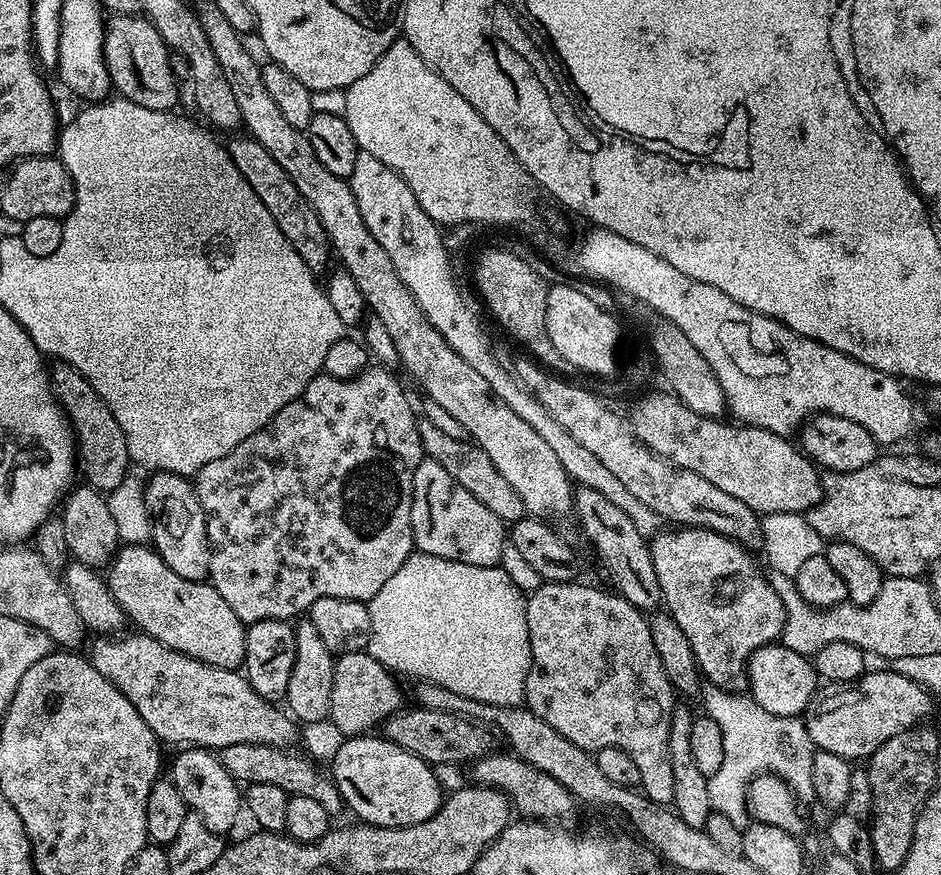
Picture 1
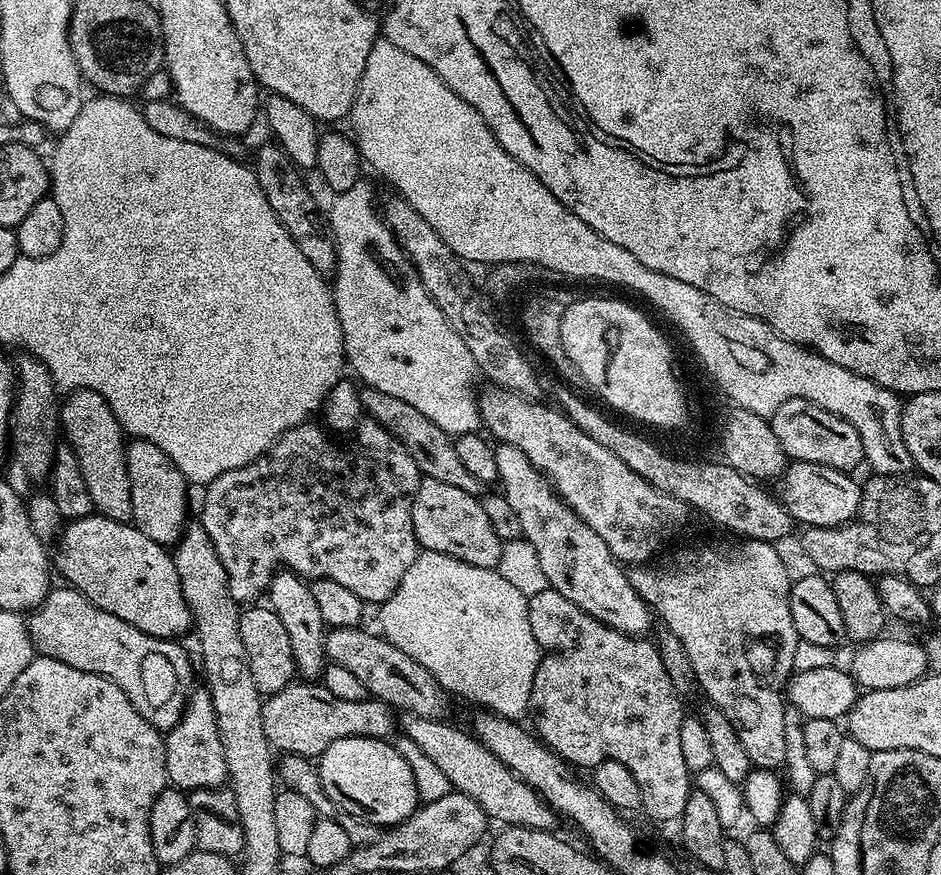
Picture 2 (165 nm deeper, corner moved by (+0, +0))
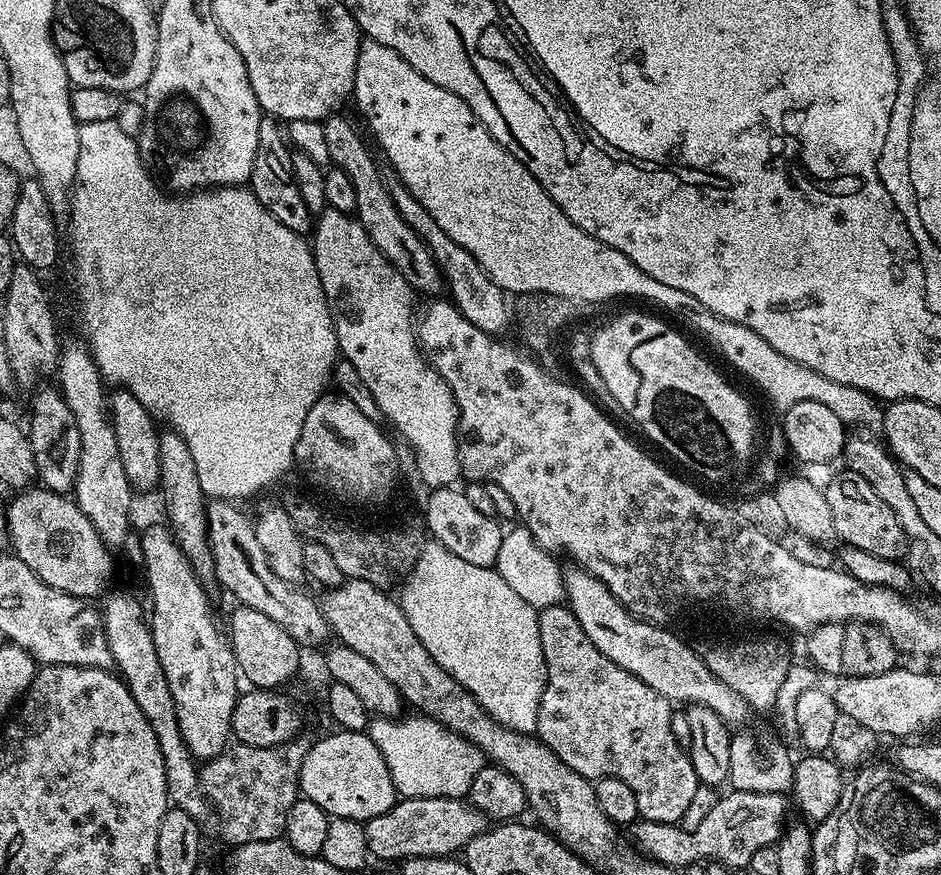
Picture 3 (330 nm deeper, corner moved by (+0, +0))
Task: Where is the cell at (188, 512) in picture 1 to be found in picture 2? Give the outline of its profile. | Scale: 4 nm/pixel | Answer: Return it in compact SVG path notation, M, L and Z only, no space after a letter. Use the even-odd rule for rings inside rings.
M133 439L127 445L125 457L128 459L128 476L133 492L133 514L131 523L154 542L165 546L175 545L184 533L188 516L188 491L190 485L184 479L182 470L170 462L154 442Z

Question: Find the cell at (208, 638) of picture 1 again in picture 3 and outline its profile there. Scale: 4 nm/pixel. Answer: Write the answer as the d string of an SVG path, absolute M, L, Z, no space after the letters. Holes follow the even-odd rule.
M43 486L26 488L17 491L13 496L16 497L9 502L6 515L8 518L8 544L14 555L22 562L26 562L26 566L33 568L38 574L38 578L42 578L42 582L46 582L46 586L50 586L54 590L81 598L96 595L99 597L109 587L109 585L107 586L108 576L112 572L114 552L113 549L104 545L98 530L94 530L94 526L90 526L90 518L86 518L86 514L82 514L75 499L52 492Z

